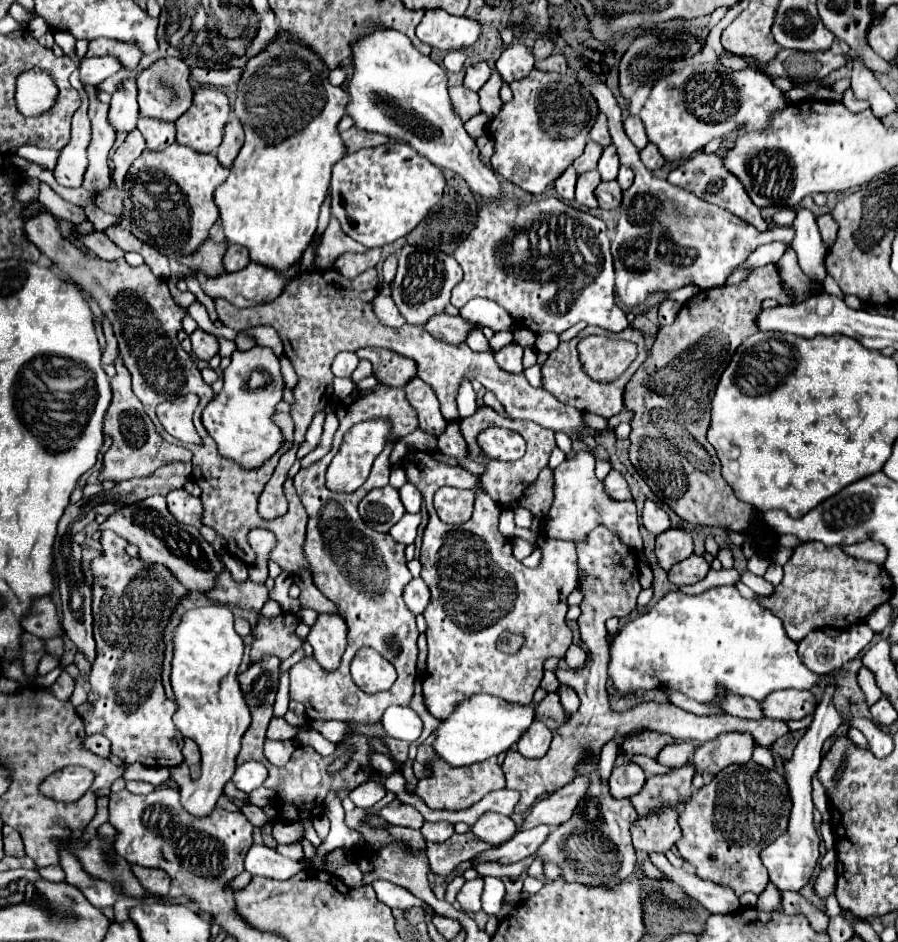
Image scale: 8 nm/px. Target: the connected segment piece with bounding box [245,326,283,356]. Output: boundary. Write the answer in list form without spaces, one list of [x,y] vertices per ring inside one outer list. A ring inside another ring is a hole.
[[[255,326],[255,328],[249,328],[249,330],[245,330],[245,332],[255,338],[255,344],[257,344],[257,346],[269,346],[277,356],[283,354],[281,338],[277,336],[277,332],[275,332],[271,326]]]

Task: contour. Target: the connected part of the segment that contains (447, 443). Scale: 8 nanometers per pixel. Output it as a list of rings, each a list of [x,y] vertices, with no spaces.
[[[455,422],[449,424],[437,440],[439,440],[439,450],[443,450],[449,456],[455,456],[465,470],[469,470],[475,476],[479,476],[483,472],[483,464],[467,458],[467,444],[459,432],[459,424],[455,424]]]

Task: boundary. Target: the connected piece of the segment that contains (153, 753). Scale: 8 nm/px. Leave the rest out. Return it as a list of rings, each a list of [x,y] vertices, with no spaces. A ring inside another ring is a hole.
[[[103,530],[101,534],[103,552],[99,558],[91,562],[93,572],[93,618],[95,618],[95,642],[97,642],[97,658],[91,668],[89,684],[89,700],[93,702],[93,710],[83,716],[87,734],[103,734],[111,742],[111,752],[125,760],[127,764],[143,764],[143,766],[179,766],[183,762],[181,754],[181,732],[175,728],[171,716],[177,710],[177,704],[165,696],[161,672],[165,658],[165,640],[163,630],[169,624],[169,618],[175,606],[189,594],[163,564],[143,564],[139,558],[131,558],[125,548],[127,540],[119,538],[115,532]]]

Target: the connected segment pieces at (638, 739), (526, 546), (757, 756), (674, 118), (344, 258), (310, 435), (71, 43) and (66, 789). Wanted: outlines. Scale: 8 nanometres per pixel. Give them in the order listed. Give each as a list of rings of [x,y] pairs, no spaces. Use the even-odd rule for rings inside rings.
[[[647,730],[647,732],[635,732],[629,738],[625,738],[625,742],[621,744],[621,752],[625,754],[645,754],[649,758],[655,758],[659,754],[659,750],[667,744],[671,744],[675,738],[671,738],[669,734],[661,734],[655,730]]]
[[[515,538],[513,540],[513,556],[521,562],[523,558],[527,558],[529,554],[531,554],[531,550],[533,550],[533,546],[529,544],[529,542],[525,542],[525,540],[521,540],[521,538]]]
[[[761,746],[754,747],[752,761],[755,762],[755,764],[759,764],[759,766],[763,766],[763,768],[767,768],[767,770],[773,770],[773,768],[775,768],[775,758],[773,758],[773,754],[771,754],[769,750],[761,748]]]
[[[703,62],[689,64],[659,80],[639,116],[645,124],[647,138],[659,148],[663,158],[679,162],[715,138],[721,138],[721,150],[729,150],[747,132],[767,132],[771,112],[779,112],[787,104],[791,100],[763,70],[729,70],[719,62]]]
[[[381,248],[369,250],[369,252],[365,252],[365,254],[341,254],[341,256],[335,260],[335,270],[337,270],[341,276],[347,276],[347,278],[353,280],[355,276],[363,274],[363,270],[375,268],[379,260],[381,260]]]
[[[319,412],[319,414],[313,418],[311,426],[309,426],[309,428],[307,428],[307,432],[305,432],[305,440],[303,440],[303,444],[299,444],[297,458],[303,458],[307,452],[311,452],[311,448],[315,448],[315,446],[319,444],[319,438],[321,438],[321,428],[323,428],[325,414],[327,414],[327,412]]]
[[[58,31],[53,36],[55,43],[61,46],[63,52],[72,52],[74,50],[76,39],[68,31]]]
[[[67,766],[59,772],[48,776],[39,786],[45,796],[62,802],[74,802],[77,798],[89,790],[93,782],[93,772],[83,766]]]

